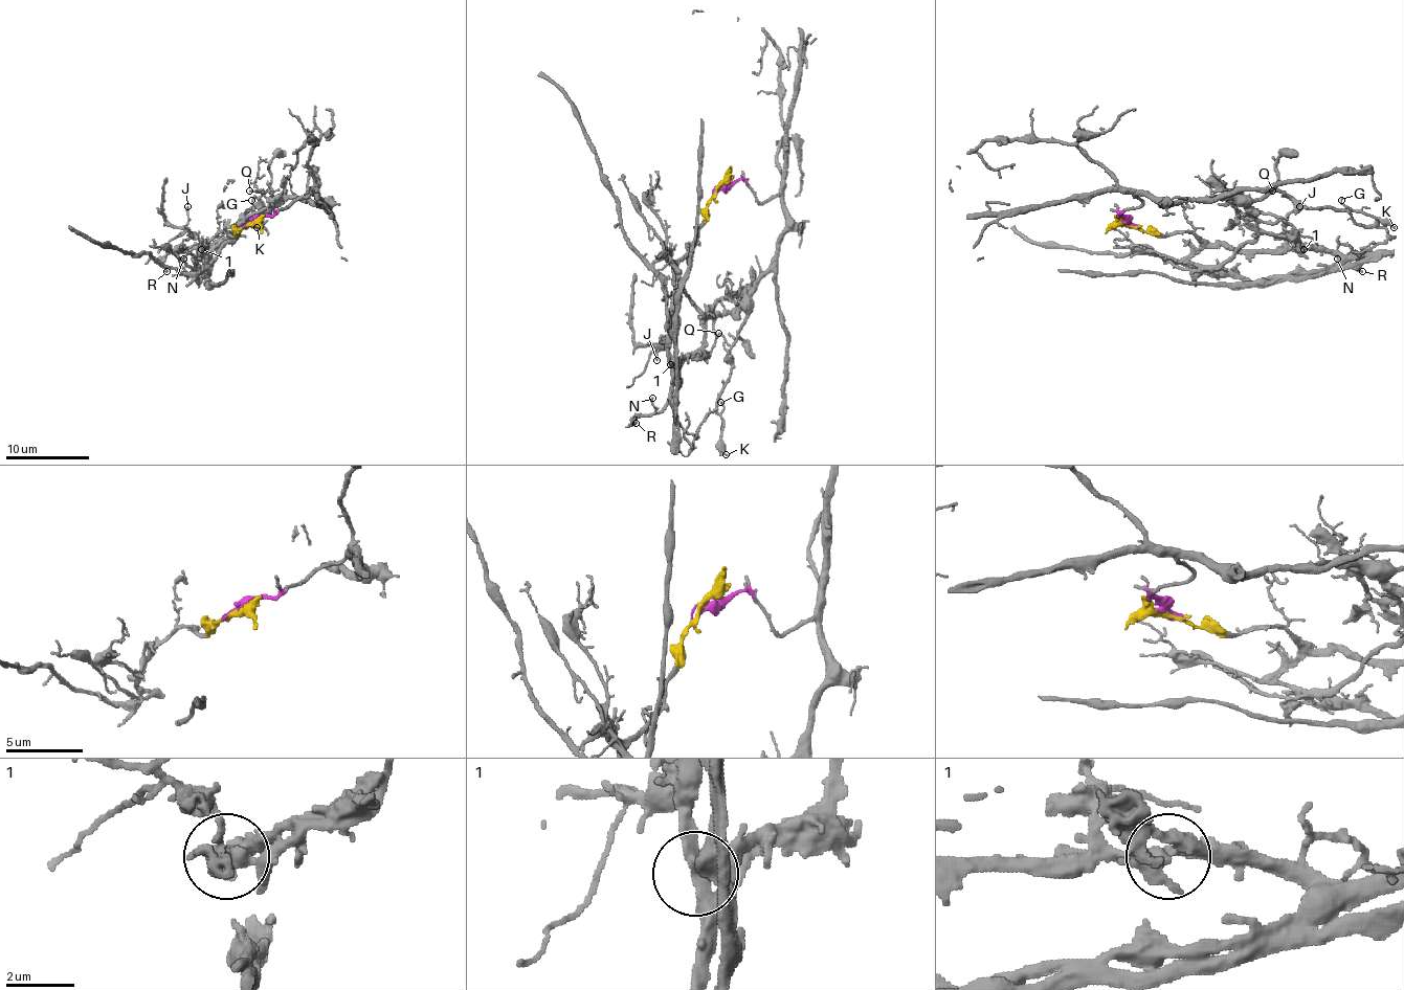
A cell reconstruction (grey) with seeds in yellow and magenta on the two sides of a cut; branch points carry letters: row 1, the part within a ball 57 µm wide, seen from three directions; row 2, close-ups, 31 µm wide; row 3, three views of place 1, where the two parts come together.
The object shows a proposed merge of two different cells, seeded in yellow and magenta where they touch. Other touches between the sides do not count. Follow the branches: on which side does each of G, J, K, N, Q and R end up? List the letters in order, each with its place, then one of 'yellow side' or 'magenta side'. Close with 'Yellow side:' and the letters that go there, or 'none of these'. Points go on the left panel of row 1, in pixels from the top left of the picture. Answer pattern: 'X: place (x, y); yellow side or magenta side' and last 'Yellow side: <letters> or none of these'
G: place (251, 200); magenta side
J: place (187, 206); yellow side
K: place (257, 227); magenta side
N: place (183, 259); yellow side
Q: place (249, 190); magenta side
R: place (166, 271); yellow side
Yellow side: J, N, R

